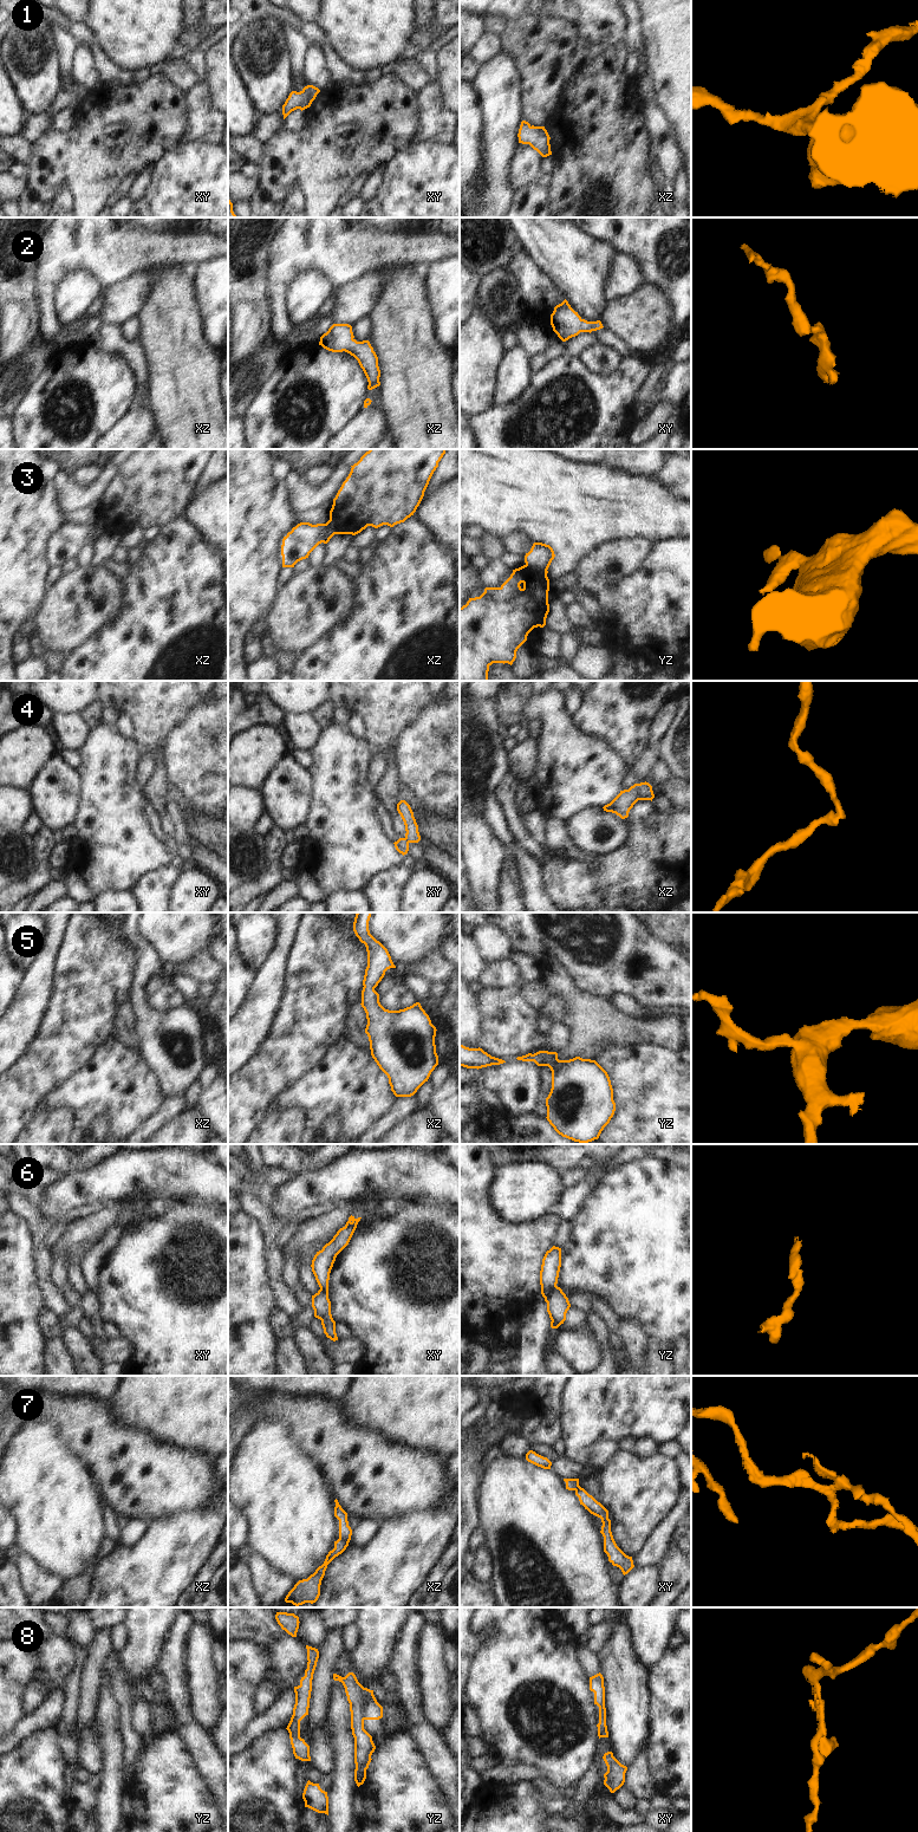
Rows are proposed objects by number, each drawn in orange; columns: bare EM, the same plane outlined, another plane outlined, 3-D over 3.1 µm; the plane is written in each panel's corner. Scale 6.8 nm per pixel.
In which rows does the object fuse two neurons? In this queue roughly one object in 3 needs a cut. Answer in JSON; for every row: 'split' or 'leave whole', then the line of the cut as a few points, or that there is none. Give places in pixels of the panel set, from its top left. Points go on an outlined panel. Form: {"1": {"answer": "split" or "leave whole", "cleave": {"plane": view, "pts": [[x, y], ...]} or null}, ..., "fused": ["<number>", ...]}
{"1": {"answer": "leave whole", "cleave": null}, "2": {"answer": "leave whole", "cleave": null}, "3": {"answer": "split", "cleave": {"plane": "yz", "pts": [[526, 564], [533, 569], [546, 570]]}}, "4": {"answer": "split", "cleave": {"plane": "xz", "pts": [[639, 784], [638, 799]]}}, "5": {"answer": "leave whole", "cleave": null}, "6": {"answer": "split", "cleave": {"plane": "yz", "pts": [[555, 1285], [546, 1301]]}}, "7": {"answer": "split", "cleave": {"plane": "xz", "pts": [[339, 1537], [347, 1543]]}}, "8": {"answer": "leave whole", "cleave": null}, "fused": ["3", "4", "6", "7"]}

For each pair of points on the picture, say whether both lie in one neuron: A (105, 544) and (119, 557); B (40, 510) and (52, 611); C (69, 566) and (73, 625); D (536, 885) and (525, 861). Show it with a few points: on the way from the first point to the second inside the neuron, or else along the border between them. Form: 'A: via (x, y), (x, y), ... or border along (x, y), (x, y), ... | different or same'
A: border along (119, 545), (111, 557) | different
B: border along (47, 592), (36, 617) | different
C: border along (78, 567), (63, 575) | different
D: via (531, 879), (527, 866) | same

